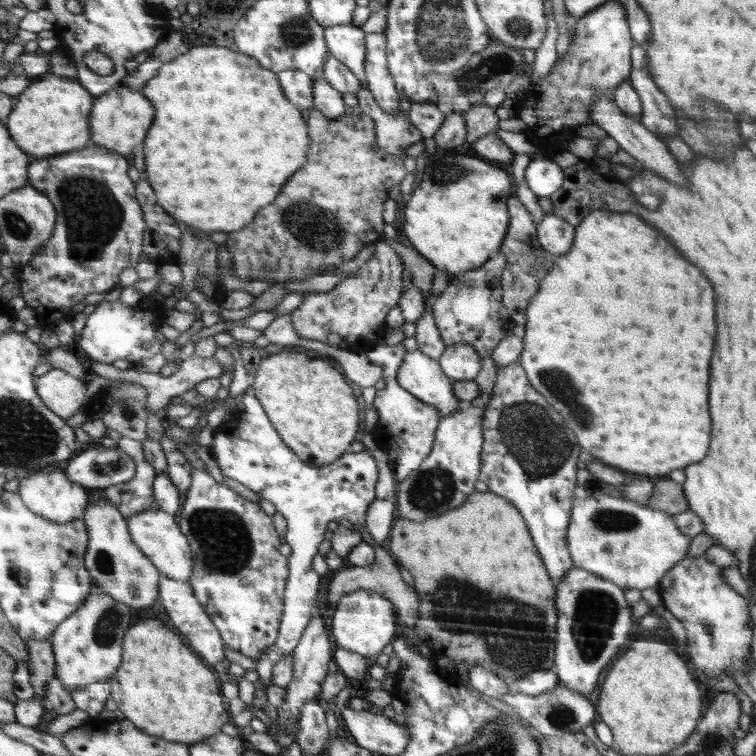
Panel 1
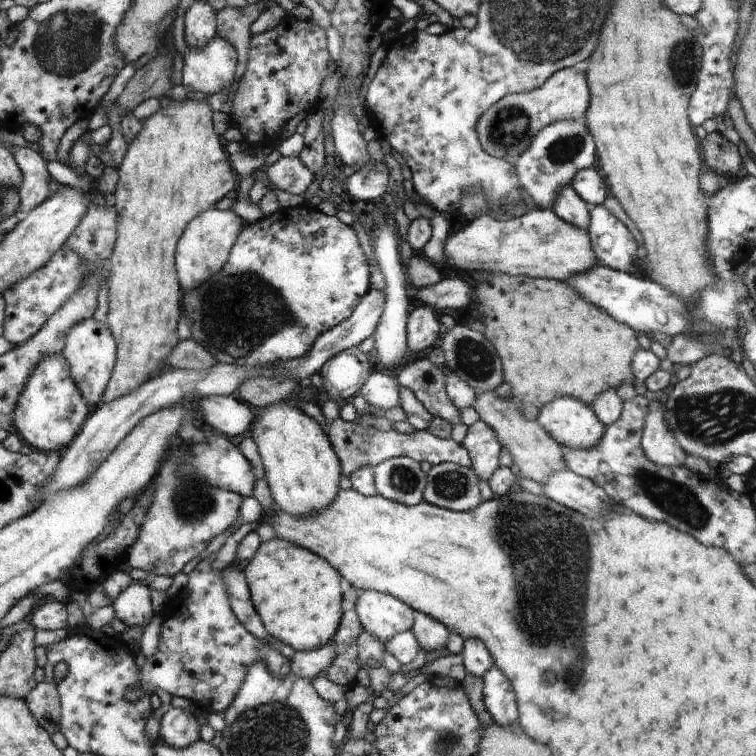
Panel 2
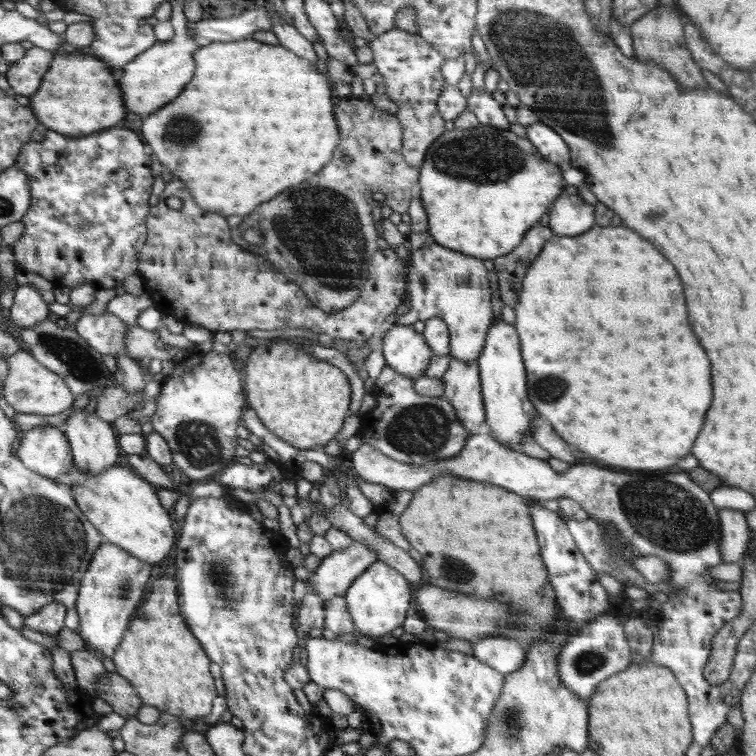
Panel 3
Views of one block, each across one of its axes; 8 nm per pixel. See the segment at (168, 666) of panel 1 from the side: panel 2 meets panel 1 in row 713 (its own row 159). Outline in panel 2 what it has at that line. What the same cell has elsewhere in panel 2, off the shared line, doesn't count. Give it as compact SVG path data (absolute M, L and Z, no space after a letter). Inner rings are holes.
M198 94L199 99L196 100L188 97L184 100L171 99L168 107L160 106L155 114L141 120L143 128L129 143L124 160L118 168L120 179L111 197L117 215L118 236L114 245L116 252L113 251L108 259L109 312L104 322L118 344L118 359L104 403L137 390L152 374L158 374L166 368L165 360L178 342L176 324L180 318L182 298L174 268L176 242L194 216L204 210L211 210L220 198L225 198L236 186L234 172L226 160L220 138L214 132L212 110L203 96Z

